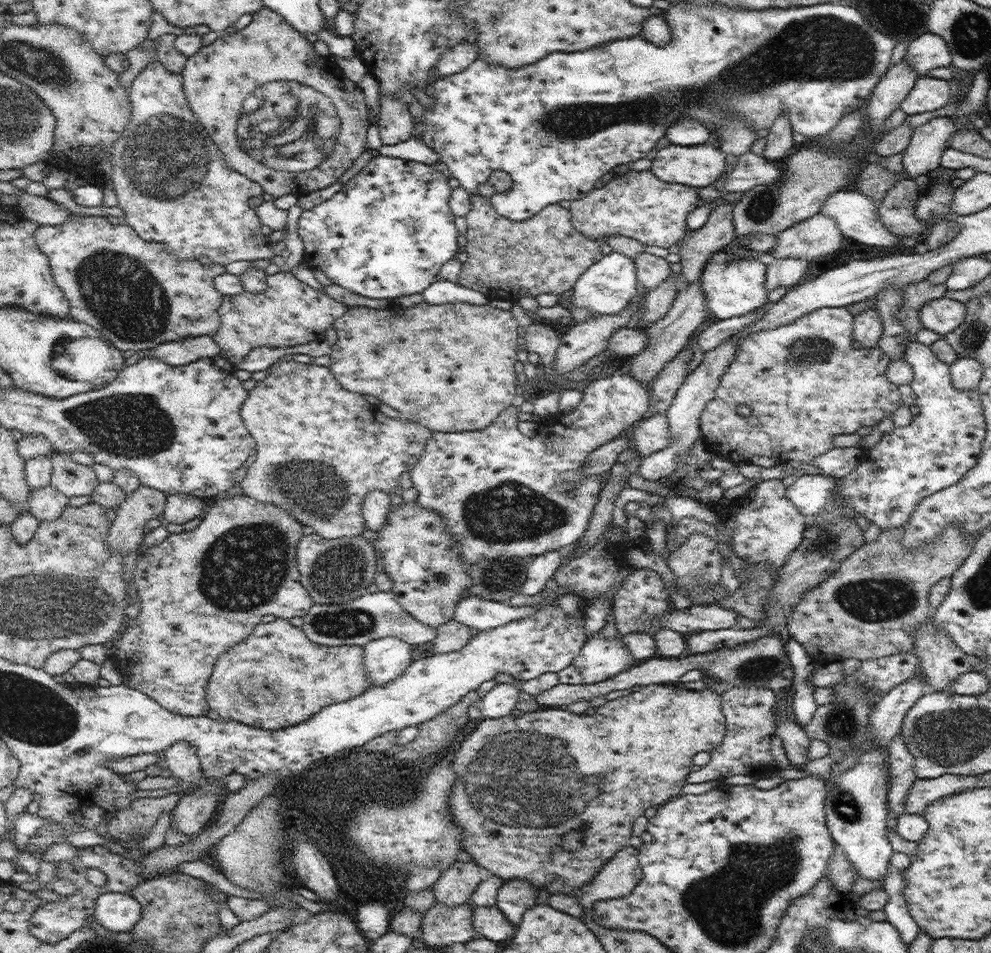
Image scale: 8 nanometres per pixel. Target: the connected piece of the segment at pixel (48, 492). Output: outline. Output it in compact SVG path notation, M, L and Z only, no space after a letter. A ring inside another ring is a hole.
M53 484L33 490L31 496L31 514L43 520L59 520L69 508L69 496L59 492Z

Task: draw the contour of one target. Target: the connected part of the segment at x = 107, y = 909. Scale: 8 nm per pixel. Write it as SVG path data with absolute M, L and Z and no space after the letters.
M103 894L97 902L95 920L111 932L131 936L143 920L143 904L133 894Z

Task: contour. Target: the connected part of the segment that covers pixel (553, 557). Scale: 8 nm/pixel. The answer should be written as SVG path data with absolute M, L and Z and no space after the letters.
M551 550L541 556L535 556L527 568L527 578L519 592L533 596L539 594L545 586L551 586L551 578L555 576L563 554L565 554L563 550Z

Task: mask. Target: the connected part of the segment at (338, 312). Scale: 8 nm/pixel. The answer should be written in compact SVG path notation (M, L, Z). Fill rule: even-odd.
M277 272L267 276L265 292L243 292L237 296L223 296L219 306L221 326L211 334L213 342L219 344L219 356L229 360L233 366L239 364L253 348L287 348L297 344L307 344L311 340L319 342L325 330L333 328L333 322L341 318L347 308L335 302L323 292L311 290L309 286L297 282L289 272Z

